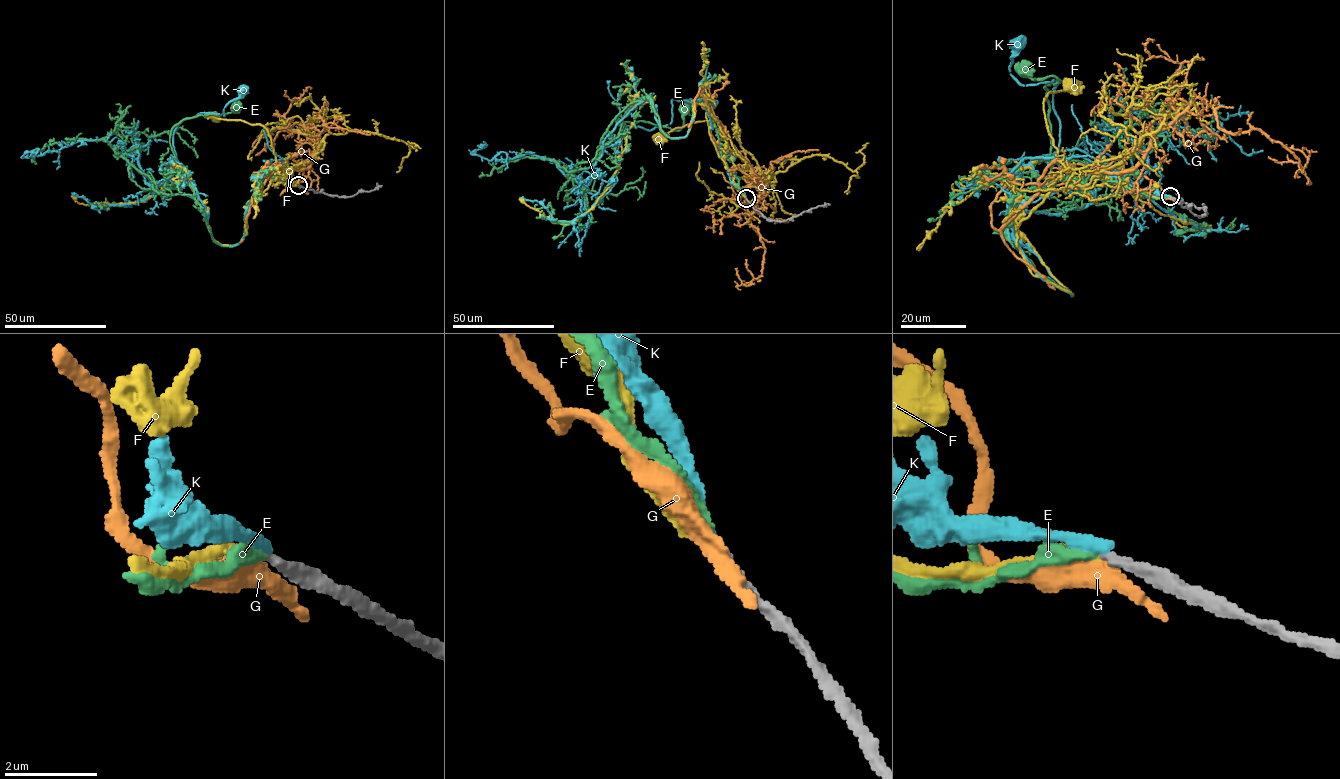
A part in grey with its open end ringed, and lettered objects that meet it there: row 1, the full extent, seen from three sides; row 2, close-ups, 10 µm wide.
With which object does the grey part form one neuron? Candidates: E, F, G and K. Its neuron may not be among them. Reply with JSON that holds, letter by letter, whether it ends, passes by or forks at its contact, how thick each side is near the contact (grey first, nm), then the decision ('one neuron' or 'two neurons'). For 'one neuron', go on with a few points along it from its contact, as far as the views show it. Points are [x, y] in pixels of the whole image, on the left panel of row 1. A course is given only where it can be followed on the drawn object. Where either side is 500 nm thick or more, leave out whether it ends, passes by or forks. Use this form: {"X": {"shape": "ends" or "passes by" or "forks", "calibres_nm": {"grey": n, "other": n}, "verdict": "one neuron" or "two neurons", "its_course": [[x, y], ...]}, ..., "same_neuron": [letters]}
{"E": {"shape": "ends", "calibres_nm": {"grey": 200, "other": 260}, "verdict": "one neuron", "its_course": [[298, 185], [263, 179], [244, 236], [227, 246], [192, 196], [153, 188], [175, 172], [175, 125], [237, 106]]}, "F": {"shape": "ends", "calibres_nm": {"grey": 200, "other": 220}, "verdict": "two neurons"}, "G": {"shape": "passes by", "calibres_nm": {"grey": 260, "other": 360}, "verdict": "two neurons"}, "K": {"shape": "ends", "calibres_nm": {"grey": 240, "other": 280}, "verdict": "two neurons"}, "same_neuron": ["E"]}

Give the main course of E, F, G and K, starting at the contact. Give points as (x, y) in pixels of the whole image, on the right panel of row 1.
E: (1169, 196), (1020, 191), (1038, 273), (1072, 295), (1006, 220), (1087, 191), (1053, 176), (1059, 80), (1025, 70)
F: (1170, 196), (1110, 187), (1099, 177), (1087, 188), (1101, 170), (1082, 171), (1057, 158), (1044, 99), (1073, 85)
G: (1171, 197), (1131, 174), (1042, 184), (1130, 172), (1197, 97), (1307, 163), (1282, 145)
K: (1170, 196), (1026, 158), (1040, 276), (1073, 295), (1008, 226), (1097, 198), (1017, 45)

